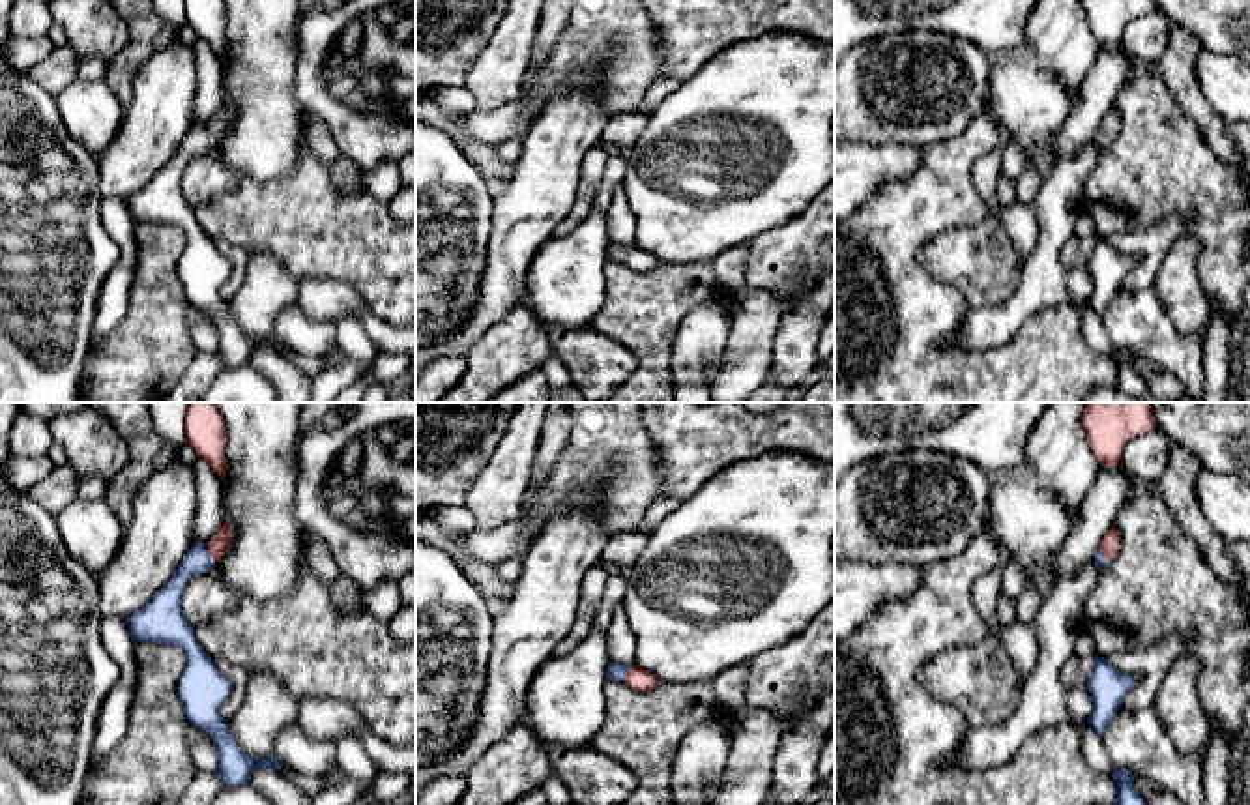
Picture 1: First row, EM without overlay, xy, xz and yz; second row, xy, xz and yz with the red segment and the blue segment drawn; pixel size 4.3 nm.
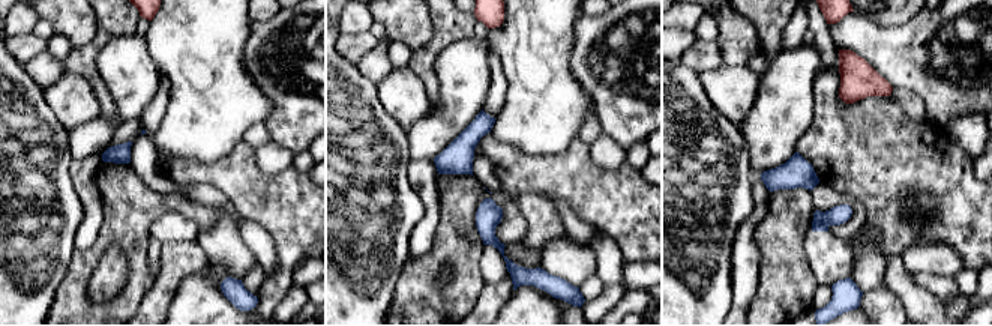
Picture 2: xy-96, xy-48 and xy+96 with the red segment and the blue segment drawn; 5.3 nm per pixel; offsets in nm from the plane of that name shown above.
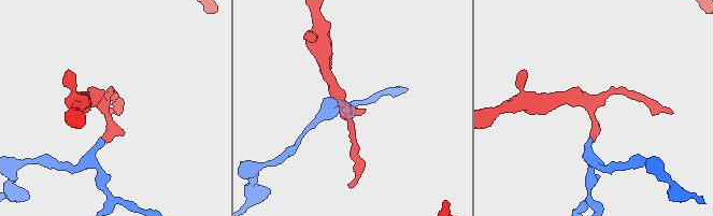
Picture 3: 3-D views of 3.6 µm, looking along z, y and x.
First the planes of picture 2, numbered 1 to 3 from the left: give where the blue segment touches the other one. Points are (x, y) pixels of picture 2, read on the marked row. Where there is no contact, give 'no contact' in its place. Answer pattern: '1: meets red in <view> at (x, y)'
1: no contact
2: no contact
3: no contact

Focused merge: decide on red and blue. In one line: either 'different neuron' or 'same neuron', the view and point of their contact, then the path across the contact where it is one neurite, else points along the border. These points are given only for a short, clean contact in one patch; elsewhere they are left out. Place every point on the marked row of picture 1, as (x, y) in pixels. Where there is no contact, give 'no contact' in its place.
same neuron; meets red in xy at (208, 551); runs through xy (219, 543), (208, 551), (197, 560)

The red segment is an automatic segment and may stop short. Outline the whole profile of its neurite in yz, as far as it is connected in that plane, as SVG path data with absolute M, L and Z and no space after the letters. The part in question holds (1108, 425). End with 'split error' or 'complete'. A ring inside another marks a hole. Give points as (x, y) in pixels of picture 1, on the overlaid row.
M1087 402L1082 421L1097 461L1106 468L1119 464L1130 438L1156 429L1153 402Z; complete

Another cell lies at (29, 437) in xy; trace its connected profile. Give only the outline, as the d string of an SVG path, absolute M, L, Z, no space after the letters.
M21 414L9 432L9 455L36 457L47 455L52 446L49 421Z

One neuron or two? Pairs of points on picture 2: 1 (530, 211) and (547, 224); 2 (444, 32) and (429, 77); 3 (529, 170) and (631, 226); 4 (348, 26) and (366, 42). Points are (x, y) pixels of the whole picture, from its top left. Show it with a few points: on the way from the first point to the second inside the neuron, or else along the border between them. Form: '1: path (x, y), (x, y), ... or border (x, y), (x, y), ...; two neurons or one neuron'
1: path (535, 212), (542, 220); one neuron
2: path (438, 42), (428, 53), (428, 66); one neuron
3: path (554, 175), (574, 176), (605, 200); one neuron
4: border (368, 30), (341, 35); two neurons

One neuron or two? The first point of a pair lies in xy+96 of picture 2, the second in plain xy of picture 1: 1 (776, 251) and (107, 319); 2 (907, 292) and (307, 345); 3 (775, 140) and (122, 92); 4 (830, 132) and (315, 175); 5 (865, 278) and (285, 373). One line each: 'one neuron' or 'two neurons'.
1: two neurons
2: two neurons
3: two neurons
4: one neuron
5: two neurons

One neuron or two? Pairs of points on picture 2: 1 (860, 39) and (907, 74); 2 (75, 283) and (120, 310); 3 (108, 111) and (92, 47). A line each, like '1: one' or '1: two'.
1: one
2: one
3: one

